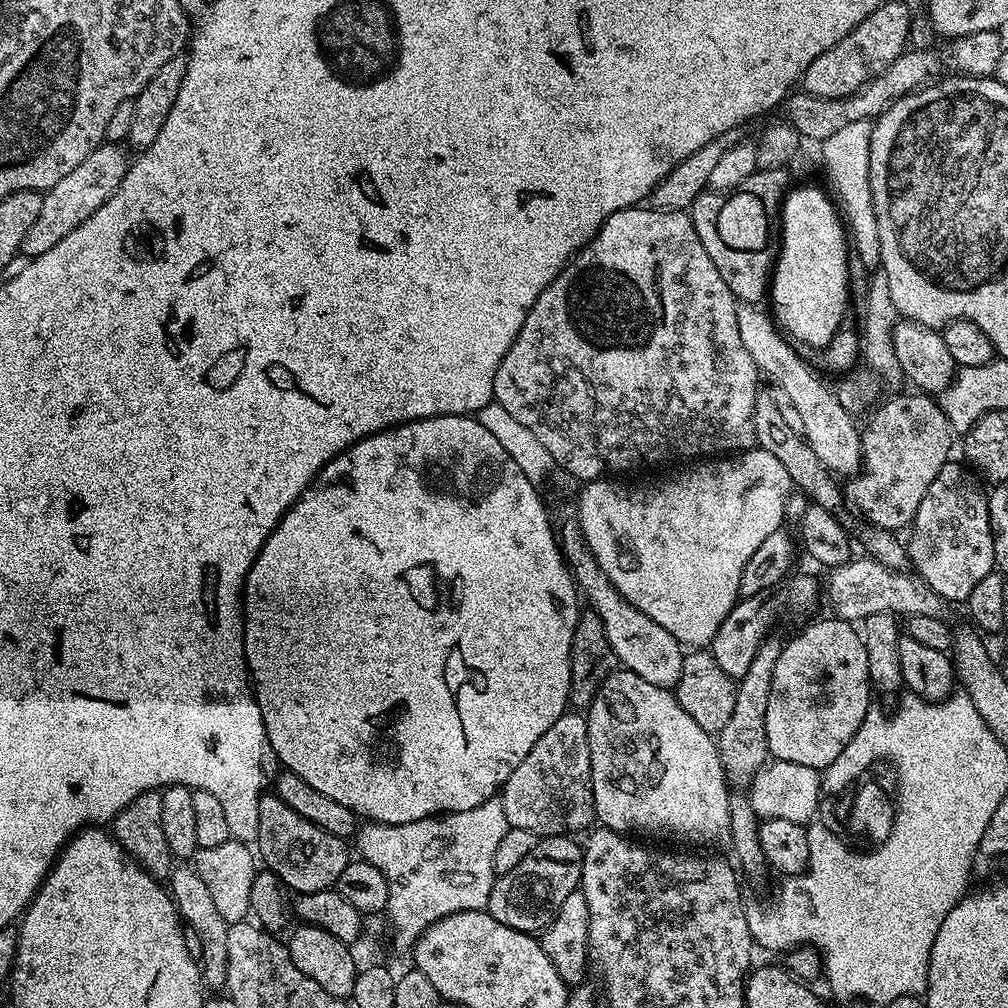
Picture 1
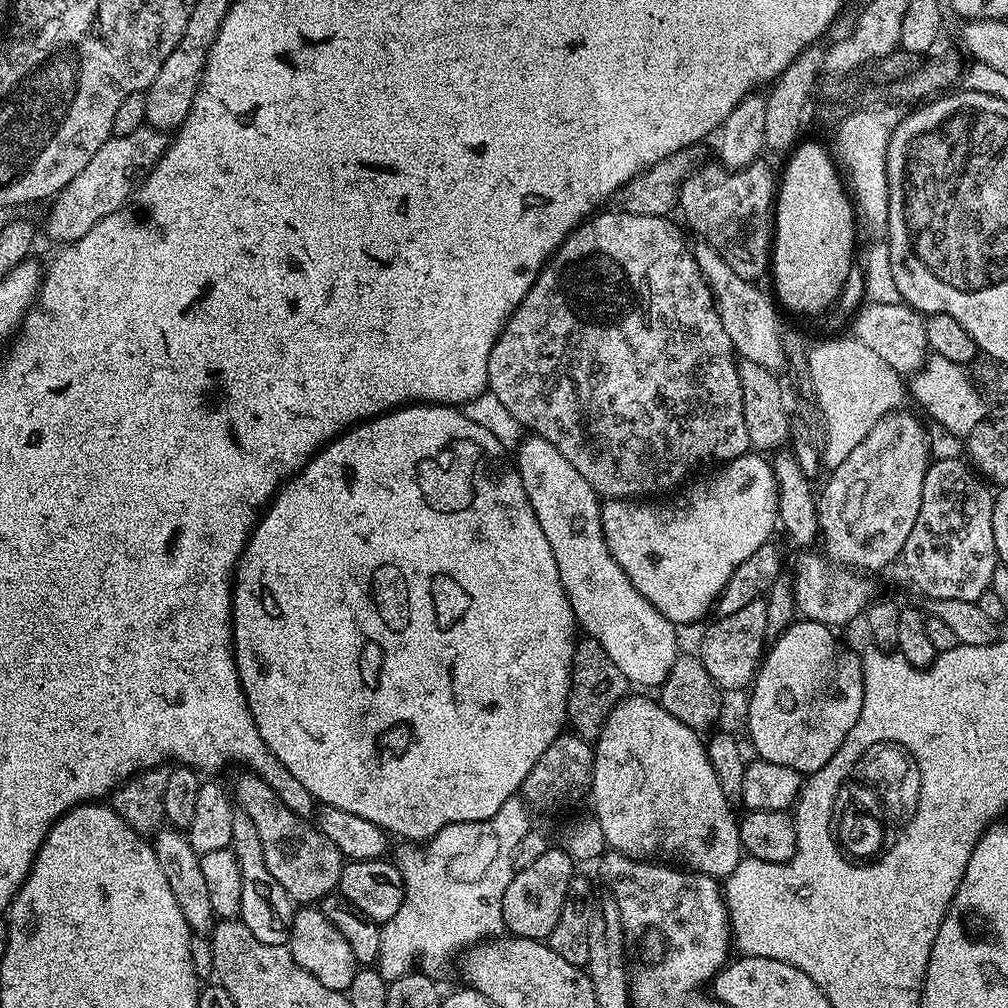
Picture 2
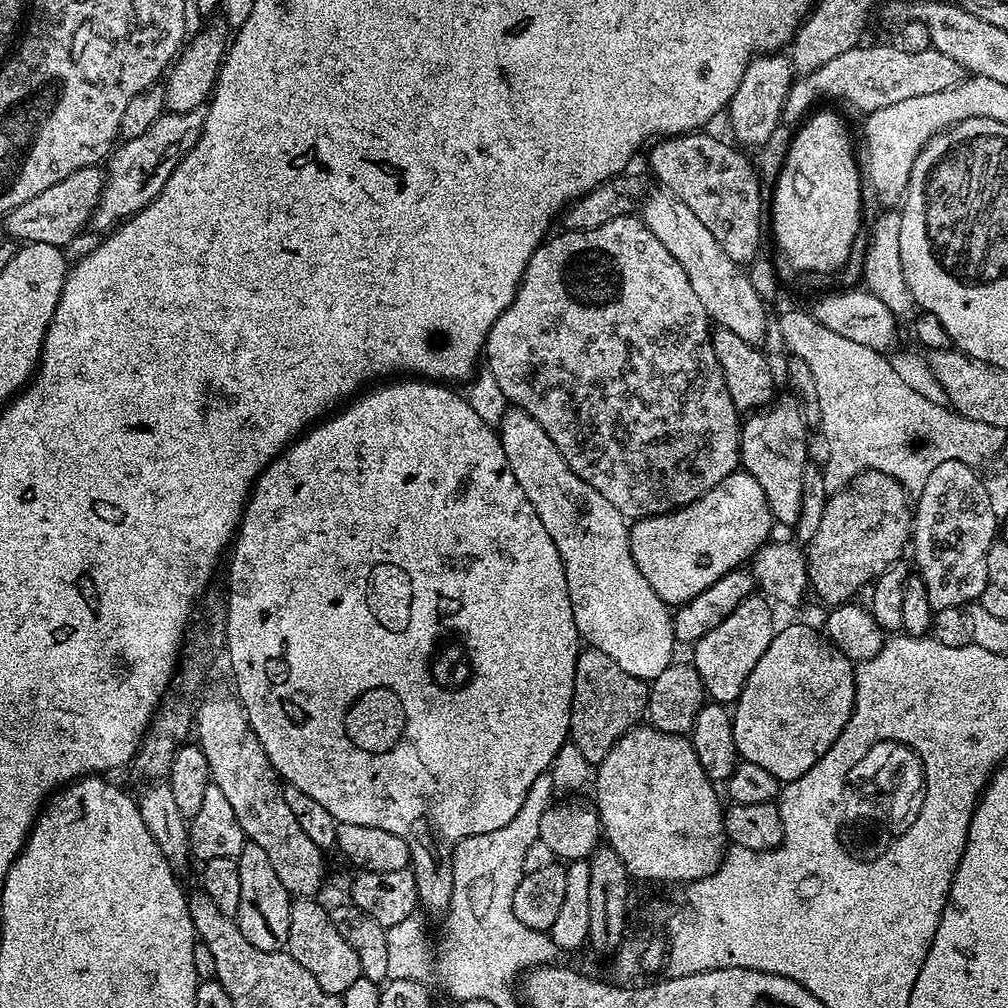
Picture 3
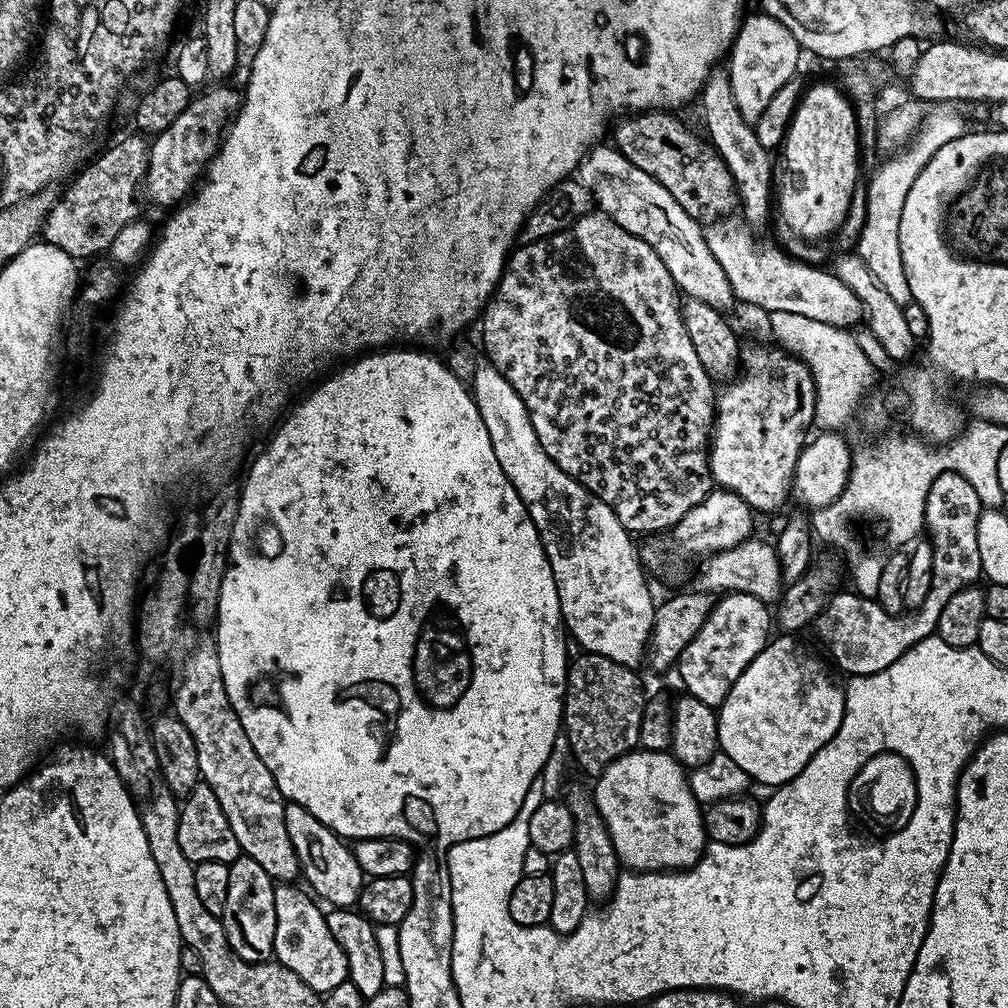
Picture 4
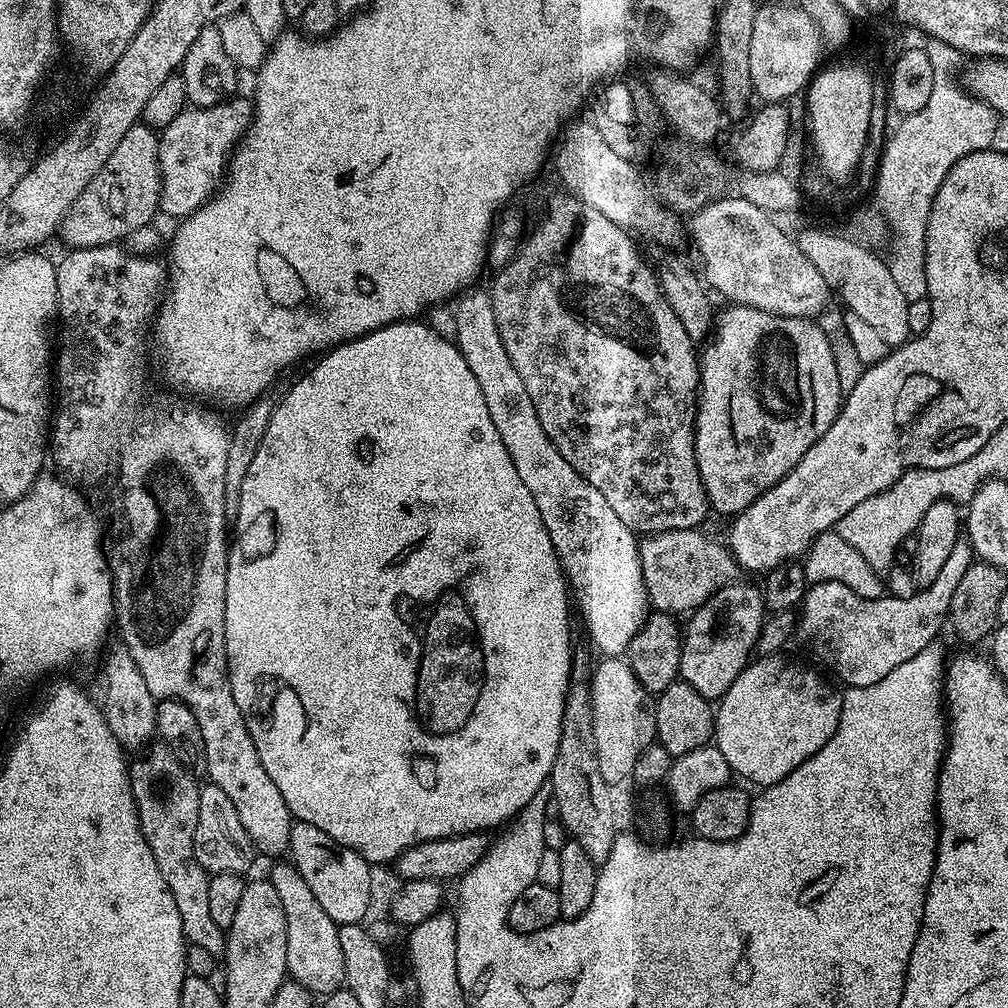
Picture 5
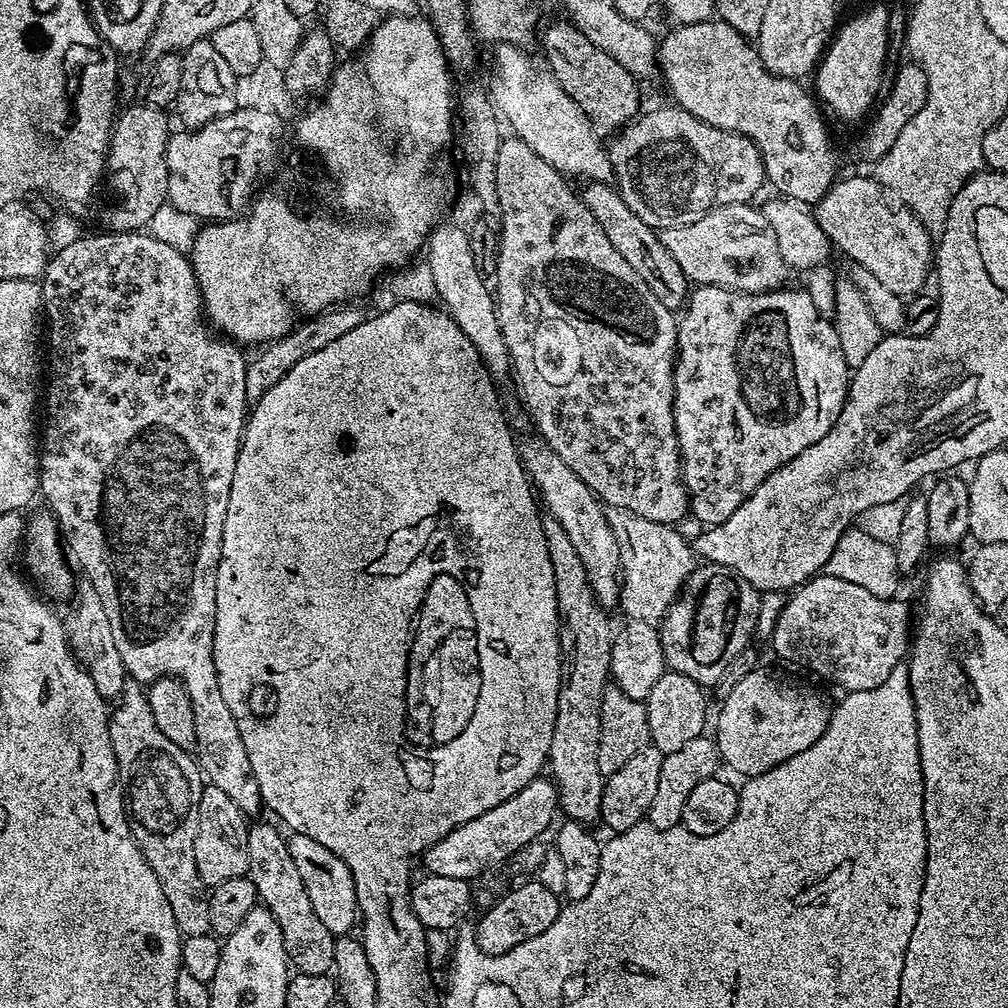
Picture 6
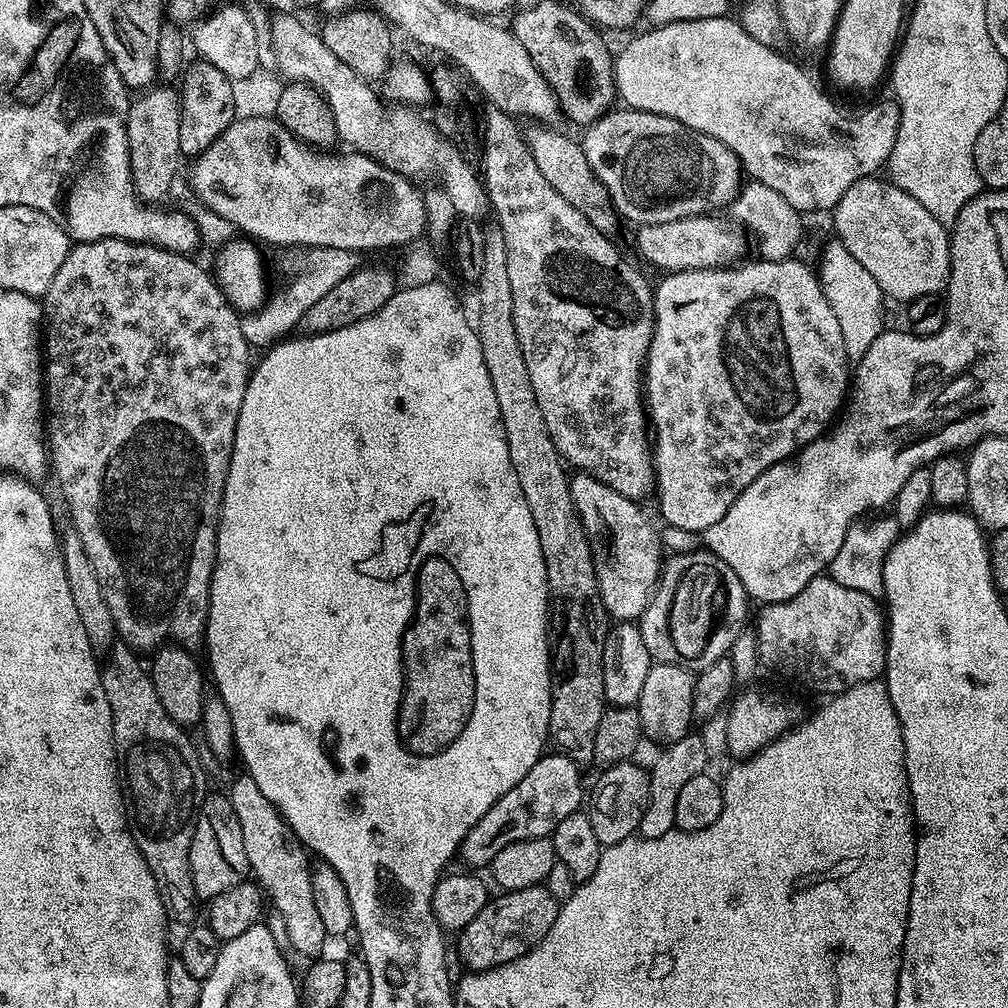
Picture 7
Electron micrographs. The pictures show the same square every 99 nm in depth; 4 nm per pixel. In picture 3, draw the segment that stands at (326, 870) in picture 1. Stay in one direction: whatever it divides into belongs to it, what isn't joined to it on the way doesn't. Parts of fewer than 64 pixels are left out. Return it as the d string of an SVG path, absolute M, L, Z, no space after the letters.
M231 691L212 692L200 705L198 704L194 708L194 736L200 749L206 754L211 783L216 784L218 790L222 790L223 796L229 800L245 837L251 843L262 846L262 850L266 850L266 858L270 858L270 866L274 866L278 882L286 886L288 893L296 898L315 897L317 895L315 892L324 884L325 853L317 844L310 842L310 834L306 834L306 830L298 826L298 818L290 814L290 806L282 795L281 777L248 725L248 718L244 715L240 701Z

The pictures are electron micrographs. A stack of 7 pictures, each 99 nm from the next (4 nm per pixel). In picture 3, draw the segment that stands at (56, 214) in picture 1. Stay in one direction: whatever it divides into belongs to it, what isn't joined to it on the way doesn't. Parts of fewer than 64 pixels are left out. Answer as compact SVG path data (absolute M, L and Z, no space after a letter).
M195 108L186 114L168 112L160 116L158 122L146 130L146 134L138 134L138 138L123 141L107 157L104 189L98 206L92 212L91 231L104 234L115 229L128 217L142 211L160 193L162 186L166 186L166 178L174 174L178 162L182 162L184 155L198 142L204 125L204 114L204 108Z

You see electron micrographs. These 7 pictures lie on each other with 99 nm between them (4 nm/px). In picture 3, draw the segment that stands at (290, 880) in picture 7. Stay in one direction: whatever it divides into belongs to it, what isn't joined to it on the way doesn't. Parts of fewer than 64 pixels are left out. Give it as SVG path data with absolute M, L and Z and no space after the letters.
M296 898L291 901L286 951L294 958L294 962L298 962L298 966L302 966L314 977L314 982L318 982L318 986L322 986L326 994L343 997L345 990L352 983L358 982L362 974L360 959L354 946L350 946L350 942L346 942L342 934L338 934L329 909L324 909L322 905L315 904L316 902L312 898Z

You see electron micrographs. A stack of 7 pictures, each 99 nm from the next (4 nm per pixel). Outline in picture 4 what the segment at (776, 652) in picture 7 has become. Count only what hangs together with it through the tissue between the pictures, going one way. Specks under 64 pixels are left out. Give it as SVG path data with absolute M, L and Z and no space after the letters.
M944 472L935 479L930 494L927 495L926 514L924 515L925 529L927 535L931 536L929 539L934 562L932 563L930 591L926 594L926 602L922 602L920 608L913 608L903 614L893 614L875 602L866 602L863 597L851 591L848 591L849 593L837 591L829 596L828 605L815 618L814 629L816 628L821 642L828 647L829 654L836 659L837 666L844 671L844 674L848 676L878 674L878 670L886 670L890 662L898 662L898 658L902 658L902 654L906 654L908 648L916 647L918 642L922 642L927 636L935 633L942 609L946 603L950 602L954 593L969 588L979 581L982 570L978 553L977 522L983 509L978 492L964 476L957 472Z

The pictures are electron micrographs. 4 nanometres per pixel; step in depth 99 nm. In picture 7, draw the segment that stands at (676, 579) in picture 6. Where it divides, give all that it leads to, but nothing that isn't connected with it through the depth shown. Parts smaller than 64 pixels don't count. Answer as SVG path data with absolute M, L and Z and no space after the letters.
M587 474L573 475L571 481L576 512L589 537L599 545L593 547L592 557L598 588L609 617L616 622L639 621L662 579L659 531L655 527L652 529L651 522L639 508L641 505L618 494L618 490L610 490L610 486Z

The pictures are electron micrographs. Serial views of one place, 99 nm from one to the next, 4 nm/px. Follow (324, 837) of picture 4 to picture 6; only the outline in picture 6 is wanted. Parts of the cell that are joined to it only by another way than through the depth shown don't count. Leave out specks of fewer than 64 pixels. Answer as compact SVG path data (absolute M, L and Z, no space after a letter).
M292 832L287 842L290 858L294 858L294 866L298 866L298 875L302 882L306 882L306 894L310 894L310 902L314 902L314 914L322 918L326 930L330 930L333 936L351 933L352 927L358 924L360 903L350 866L346 866L346 862L342 862L334 850L326 850L322 842L314 842L314 838L306 834Z

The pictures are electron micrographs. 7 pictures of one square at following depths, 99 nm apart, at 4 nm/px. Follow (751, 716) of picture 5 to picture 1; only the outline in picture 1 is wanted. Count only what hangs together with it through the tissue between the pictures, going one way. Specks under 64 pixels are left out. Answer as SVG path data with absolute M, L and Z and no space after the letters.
M827 619L806 625L792 641L788 640L783 645L770 685L765 722L768 750L775 759L817 770L830 766L830 762L834 762L834 758L846 750L850 738L854 738L858 726L862 726L870 707L866 646L862 646L860 633L847 620Z

